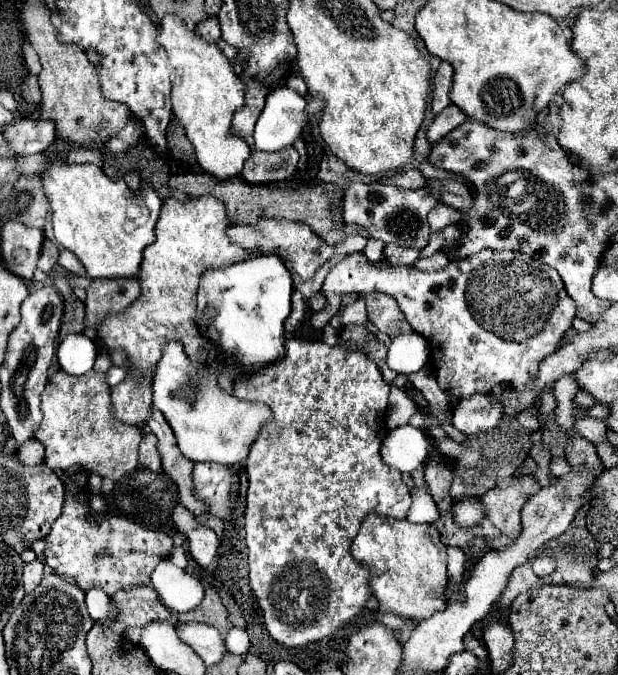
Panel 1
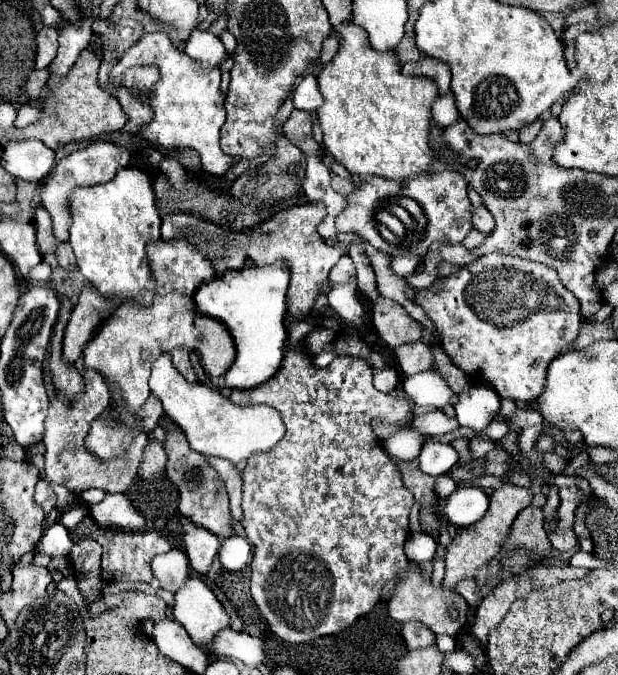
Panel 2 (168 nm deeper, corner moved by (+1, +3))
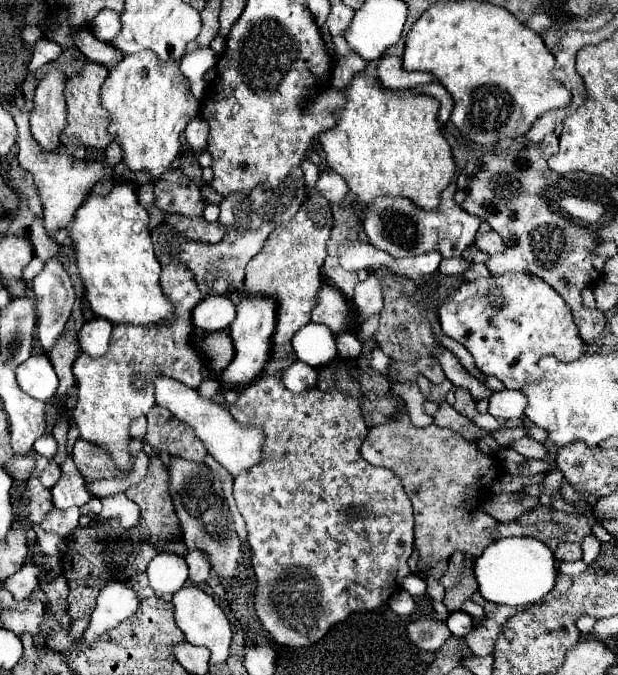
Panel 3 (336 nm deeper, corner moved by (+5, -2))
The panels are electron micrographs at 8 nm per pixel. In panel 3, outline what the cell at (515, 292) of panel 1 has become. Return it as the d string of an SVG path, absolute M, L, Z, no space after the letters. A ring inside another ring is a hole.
M527 273L491 275L463 283L457 293L439 307L439 323L445 335L467 347L479 371L485 375L495 375L507 389L521 389L521 385L535 381L539 377L537 361L545 355L553 355L561 361L575 361L585 353L585 345L577 333L577 327L573 325L573 317L563 297L539 277Z

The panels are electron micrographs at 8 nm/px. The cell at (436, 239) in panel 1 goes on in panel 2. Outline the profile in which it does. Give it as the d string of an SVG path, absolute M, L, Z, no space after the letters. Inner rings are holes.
M407 254L407 256L395 256L391 260L391 270L397 274L397 276L405 276L405 274L411 274L415 272L415 268L419 266L419 262L423 260L423 254Z

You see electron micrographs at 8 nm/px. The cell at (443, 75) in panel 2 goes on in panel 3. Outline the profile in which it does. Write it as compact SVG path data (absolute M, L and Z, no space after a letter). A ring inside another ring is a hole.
M383 55L377 61L377 79L387 89L405 89L405 87L417 87L435 81L429 73L409 73L401 69L401 57L395 55Z

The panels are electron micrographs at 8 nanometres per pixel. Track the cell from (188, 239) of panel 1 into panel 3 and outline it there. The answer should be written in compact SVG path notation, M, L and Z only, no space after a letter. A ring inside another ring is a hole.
M165 265L163 273L161 273L161 287L163 287L163 293L169 297L169 301L177 309L173 321L159 323L159 325L125 325L125 323L113 325L111 347L103 357L93 359L93 357L83 353L73 363L73 375L77 379L77 405L73 409L73 417L75 417L75 423L79 427L79 437L91 445L107 449L107 453L111 455L117 469L125 471L125 473L129 471L129 463L131 463L129 427L131 427L133 419L147 413L147 409L143 407L142 388L152 384L153 379L159 375L177 379L177 381L181 381L193 389L197 389L199 383L203 381L203 375L201 375L203 357L201 357L199 347L193 341L193 309L201 301L201 293L197 293L197 285L193 285L193 277L189 275L189 271L183 265Z

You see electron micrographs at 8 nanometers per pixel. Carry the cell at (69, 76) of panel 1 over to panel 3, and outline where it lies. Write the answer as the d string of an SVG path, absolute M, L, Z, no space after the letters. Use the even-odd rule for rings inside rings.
M87 61L83 71L67 81L67 85L65 85L67 127L65 127L63 139L75 139L77 137L77 141L81 141L85 147L97 147L97 149L105 149L113 141L113 137L107 131L111 115L101 107L101 97L99 97L99 89L101 89L103 81L107 79L107 73L109 71L103 65Z

